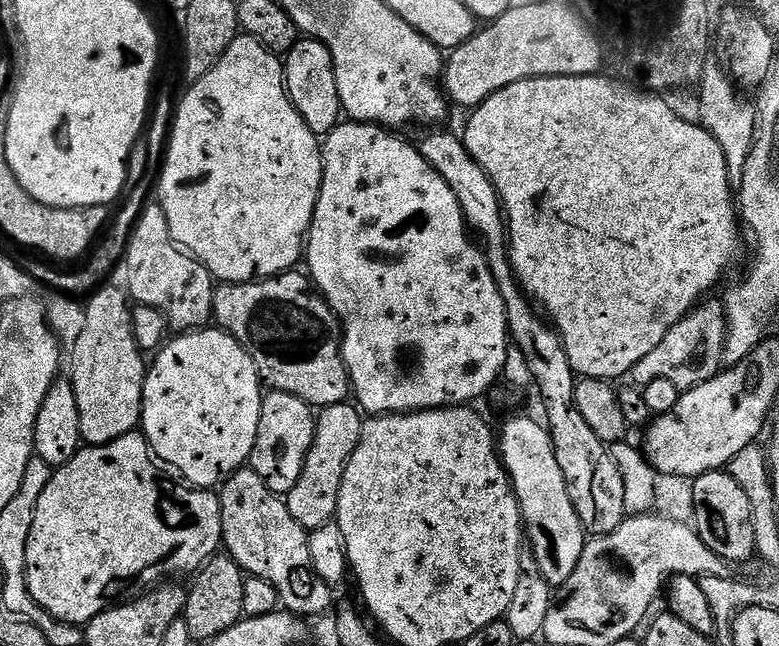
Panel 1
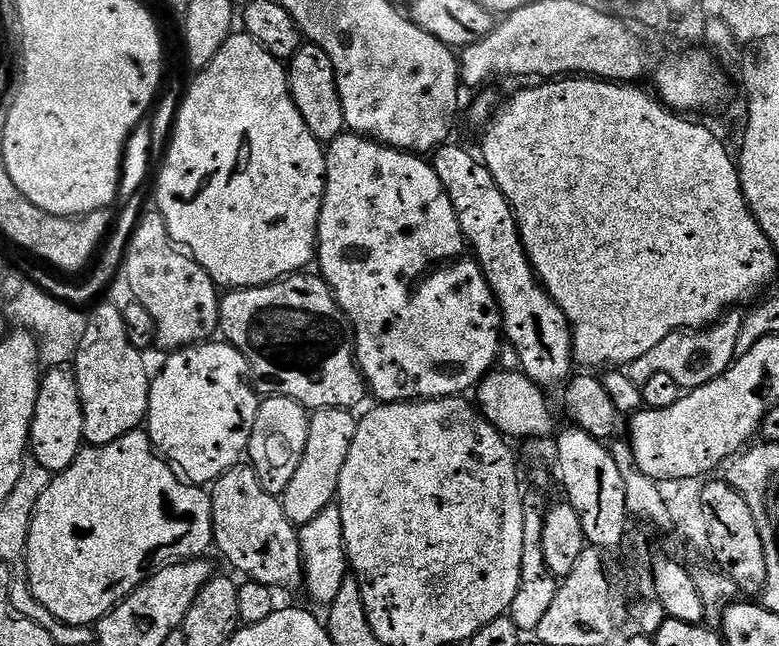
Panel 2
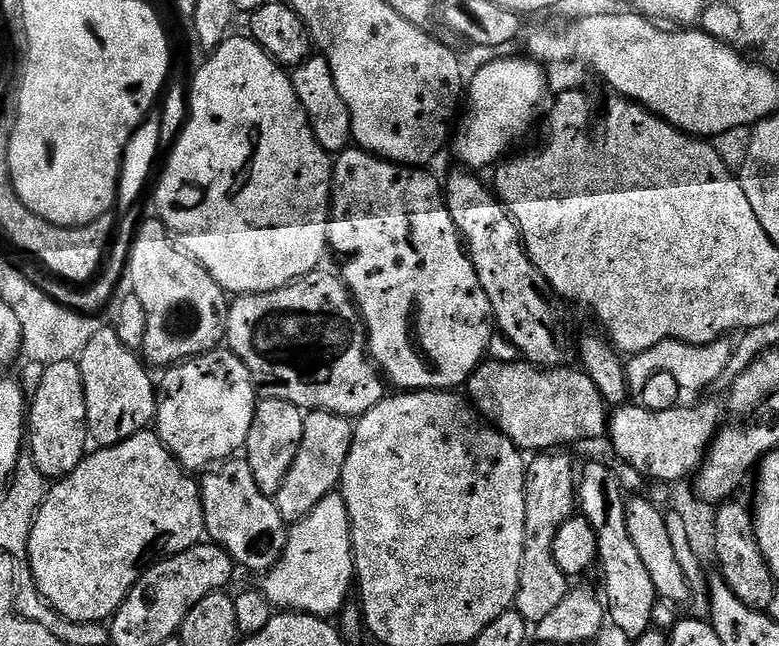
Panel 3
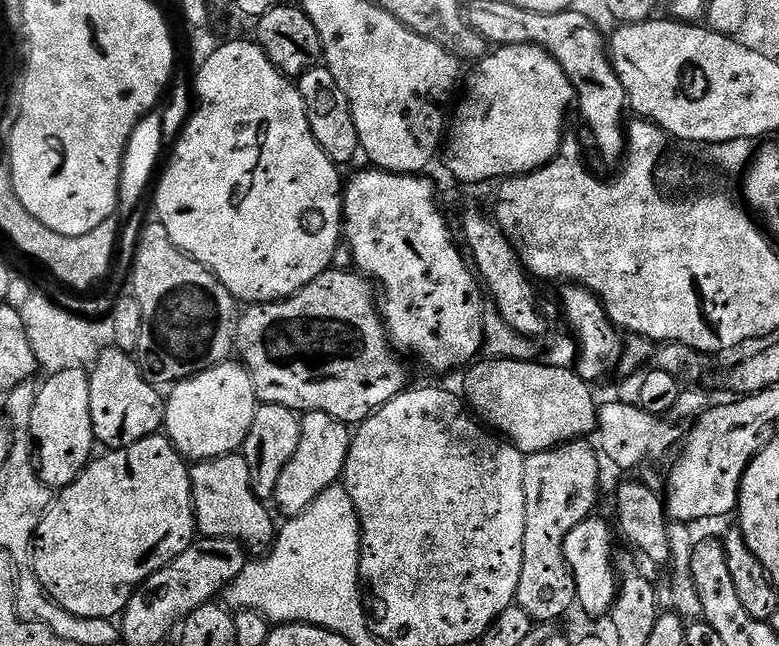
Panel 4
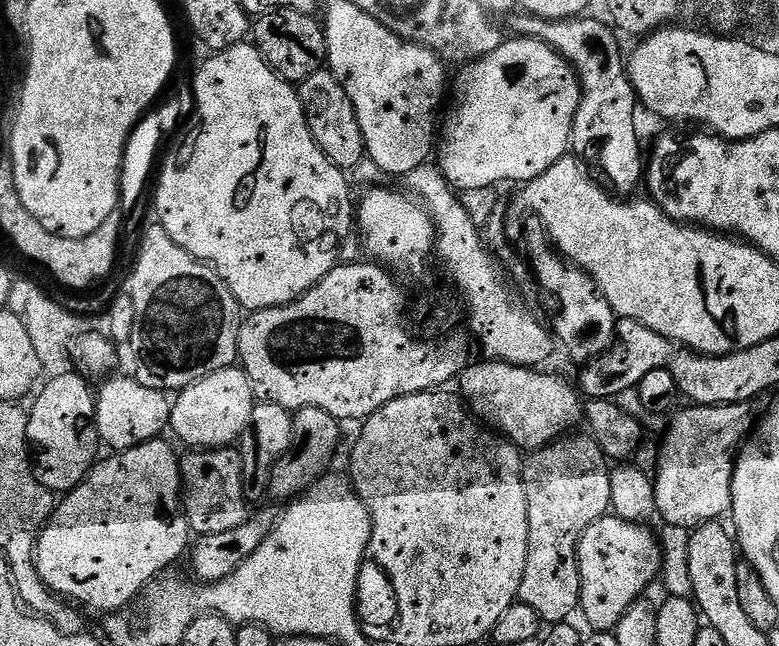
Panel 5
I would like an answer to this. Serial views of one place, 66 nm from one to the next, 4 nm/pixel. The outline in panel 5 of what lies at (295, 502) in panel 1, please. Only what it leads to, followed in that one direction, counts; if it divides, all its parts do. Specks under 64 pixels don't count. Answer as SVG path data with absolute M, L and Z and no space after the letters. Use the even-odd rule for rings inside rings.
M301 408L292 417L292 445L286 455L274 466L268 496L271 499L292 502L304 495L312 485L324 479L336 451L340 448L341 421L336 420L326 410Z

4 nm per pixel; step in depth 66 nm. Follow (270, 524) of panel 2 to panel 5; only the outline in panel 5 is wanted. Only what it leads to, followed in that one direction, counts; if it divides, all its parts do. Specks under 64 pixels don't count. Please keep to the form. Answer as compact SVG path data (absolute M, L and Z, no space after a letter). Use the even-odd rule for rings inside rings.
M235 447L192 450L182 460L182 503L189 529L197 537L226 534L234 526L242 526L250 515L250 505L244 499L242 458Z

